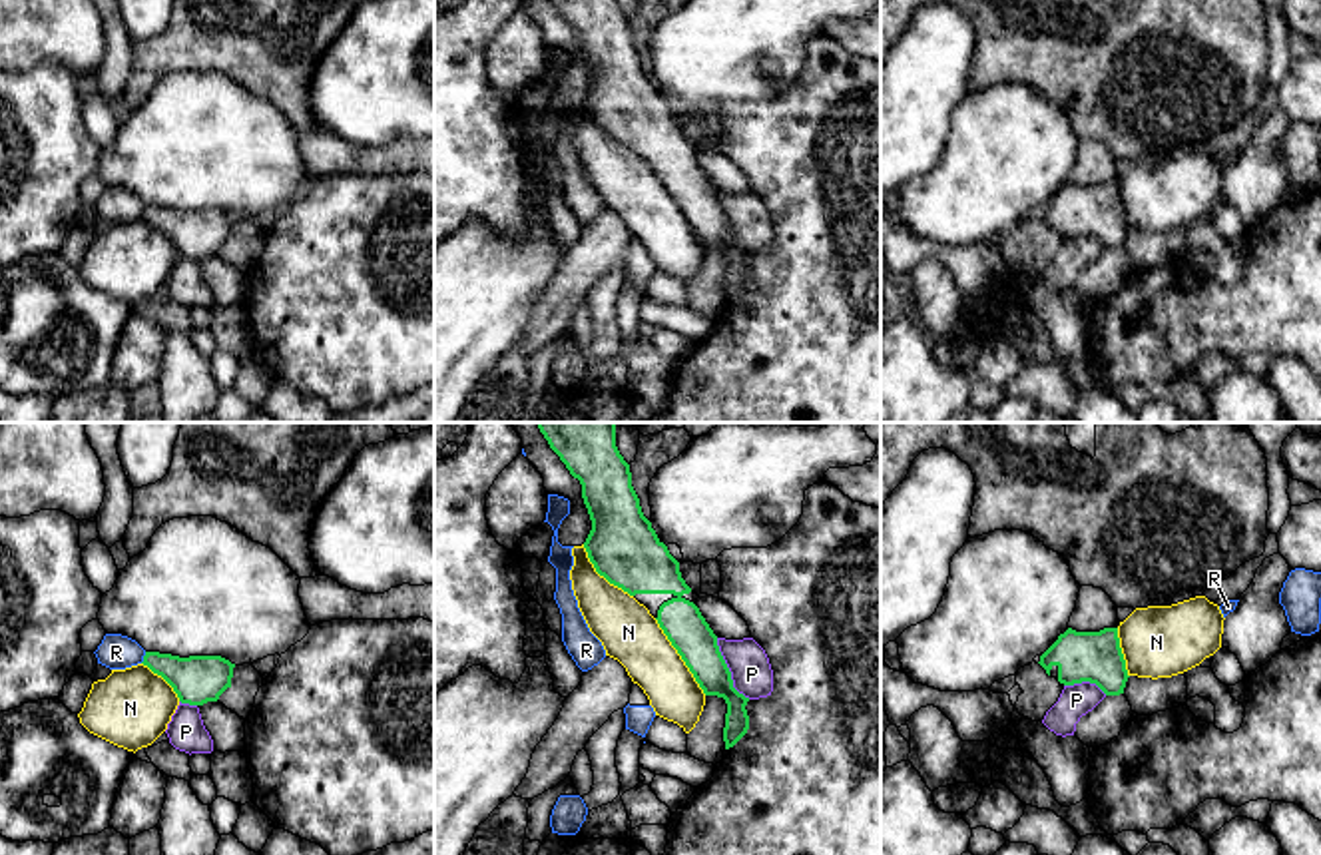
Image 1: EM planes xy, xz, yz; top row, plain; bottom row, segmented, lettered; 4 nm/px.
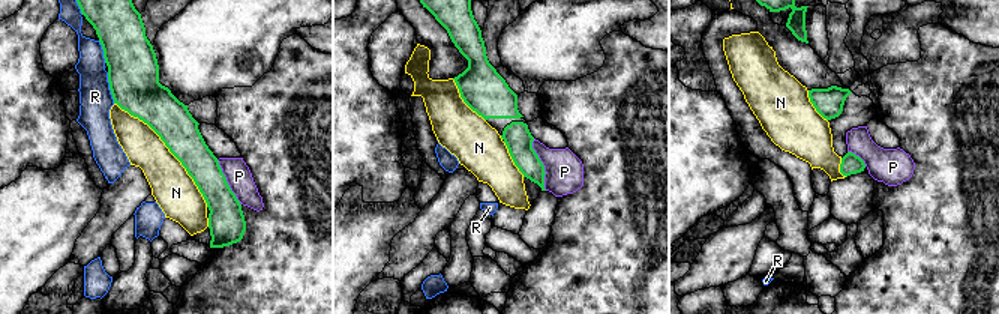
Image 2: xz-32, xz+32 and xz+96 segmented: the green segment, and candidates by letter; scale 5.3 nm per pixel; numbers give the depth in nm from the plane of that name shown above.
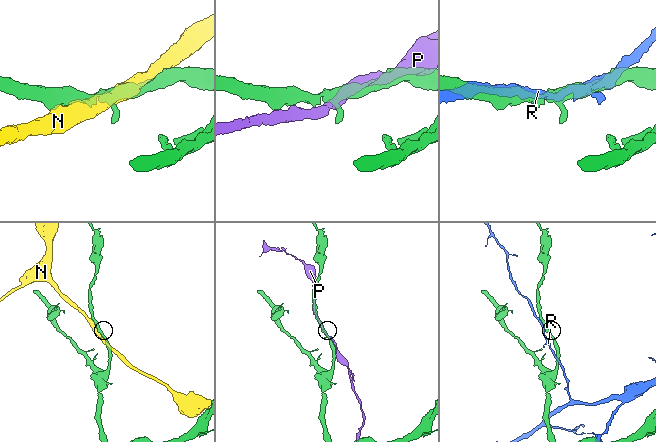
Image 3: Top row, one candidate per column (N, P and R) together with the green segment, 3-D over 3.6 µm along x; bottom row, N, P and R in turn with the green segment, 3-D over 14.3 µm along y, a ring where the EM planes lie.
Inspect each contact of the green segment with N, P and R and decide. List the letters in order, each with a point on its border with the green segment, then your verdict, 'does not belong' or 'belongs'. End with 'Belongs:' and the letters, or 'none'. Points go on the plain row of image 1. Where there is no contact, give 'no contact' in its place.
N: xz (680, 208) | does not belong
P: xz (728, 224) | does not belong
R: xy (144, 212) | does not belong
Belongs: none

